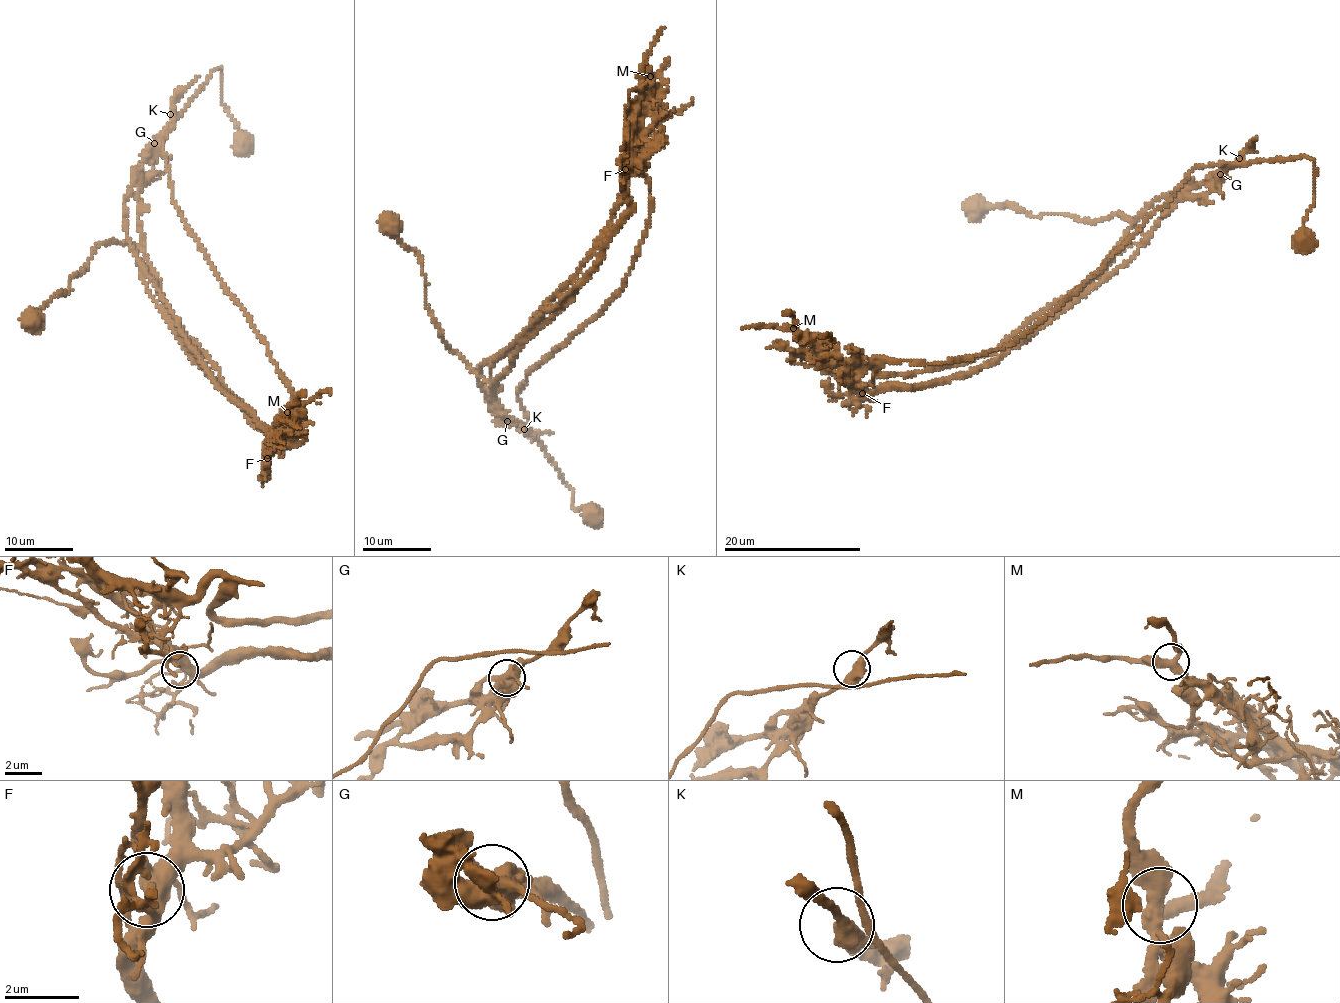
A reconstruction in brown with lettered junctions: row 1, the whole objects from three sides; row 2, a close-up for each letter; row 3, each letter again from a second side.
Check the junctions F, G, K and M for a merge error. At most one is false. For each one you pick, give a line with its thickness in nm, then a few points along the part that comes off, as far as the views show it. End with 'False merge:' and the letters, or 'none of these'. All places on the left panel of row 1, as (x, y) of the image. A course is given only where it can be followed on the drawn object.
G: 550 nm thick; foreign part runs (154, 143), (139, 230), (158, 291), (249, 421), (274, 434), (266, 455), (283, 443)
False merge: G

